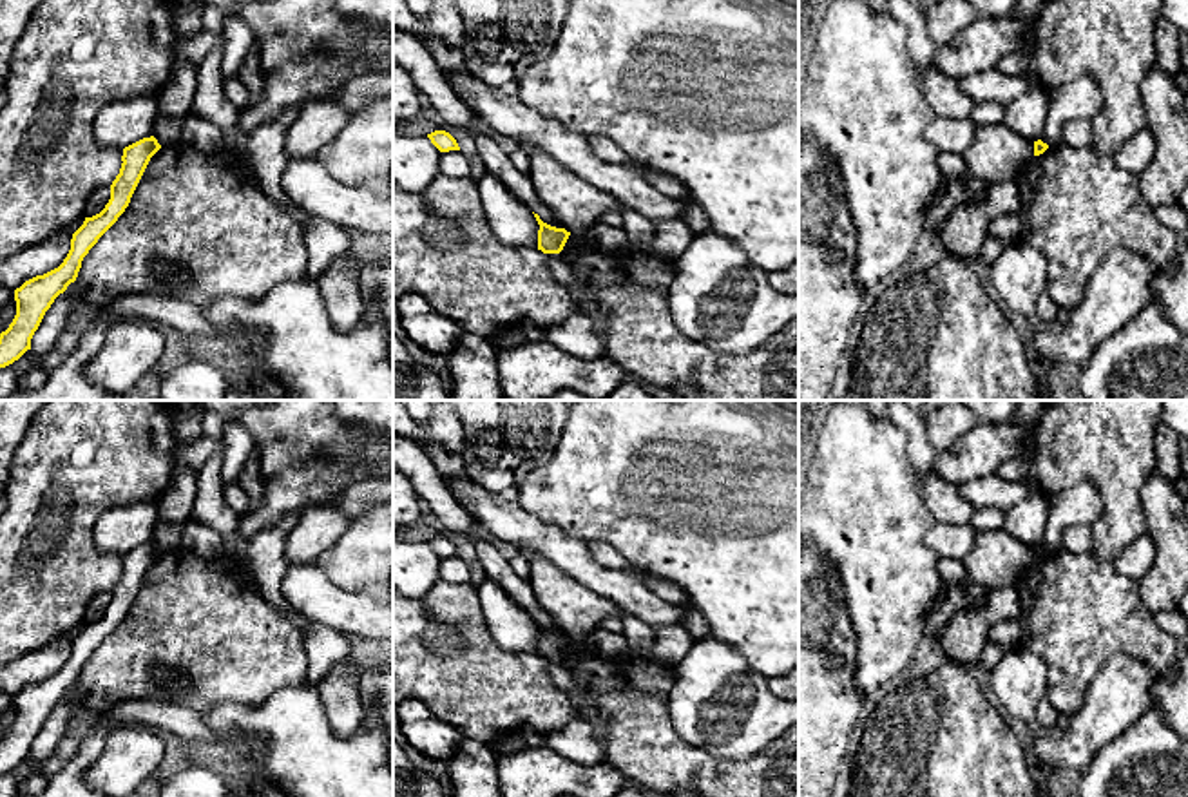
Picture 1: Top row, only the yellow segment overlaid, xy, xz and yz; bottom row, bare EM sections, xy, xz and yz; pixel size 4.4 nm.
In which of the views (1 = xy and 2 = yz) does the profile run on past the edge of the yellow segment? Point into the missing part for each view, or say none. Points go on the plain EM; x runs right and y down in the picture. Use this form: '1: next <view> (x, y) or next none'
1: next none
2: next none

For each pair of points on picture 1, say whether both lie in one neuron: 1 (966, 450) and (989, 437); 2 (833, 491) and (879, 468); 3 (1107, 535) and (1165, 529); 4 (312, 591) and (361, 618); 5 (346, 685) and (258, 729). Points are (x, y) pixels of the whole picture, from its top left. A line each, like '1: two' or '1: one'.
1: one
2: one
3: two
4: one
5: two

